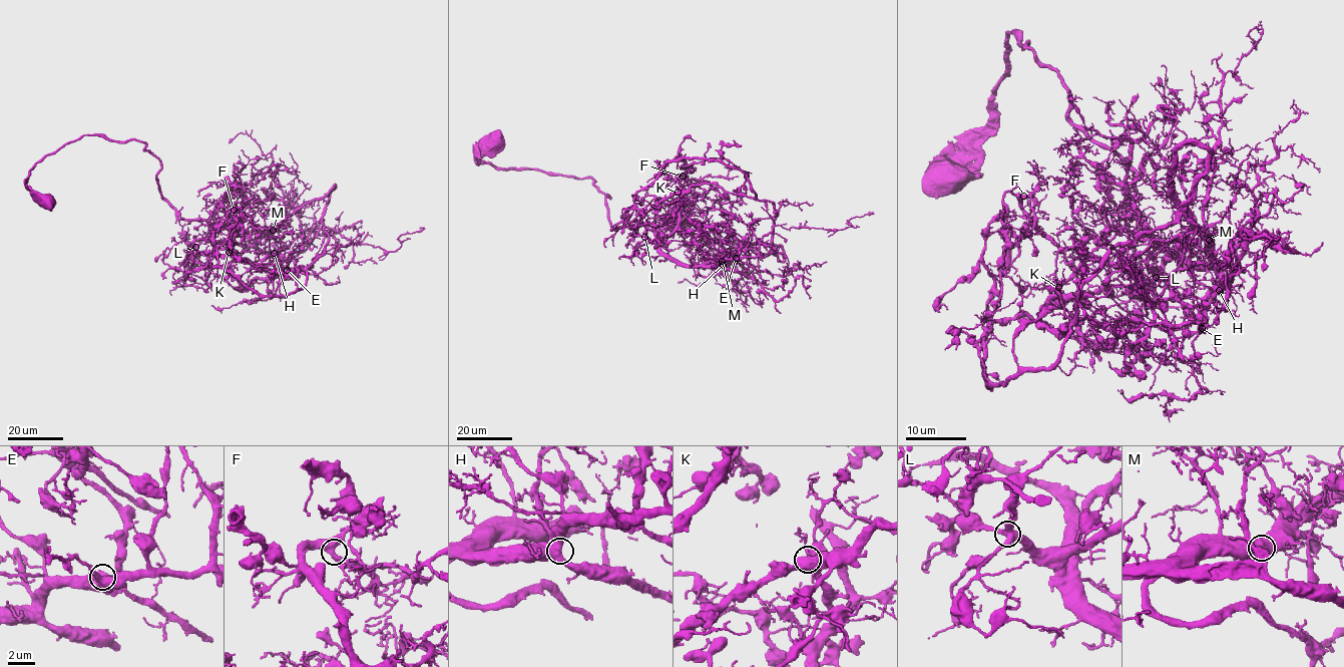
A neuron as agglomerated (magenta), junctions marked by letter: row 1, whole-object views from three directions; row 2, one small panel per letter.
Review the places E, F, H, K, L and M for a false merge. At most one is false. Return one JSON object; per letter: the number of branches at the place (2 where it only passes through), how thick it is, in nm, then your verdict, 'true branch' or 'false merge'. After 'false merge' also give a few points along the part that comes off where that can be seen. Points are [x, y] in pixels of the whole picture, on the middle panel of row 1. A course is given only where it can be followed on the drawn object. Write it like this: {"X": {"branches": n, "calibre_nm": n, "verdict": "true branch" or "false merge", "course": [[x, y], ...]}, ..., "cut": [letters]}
{"E": {"branches": 3, "calibre_nm": 400, "verdict": "true branch"}, "F": {"branches": 3, "calibre_nm": 460, "verdict": "true branch"}, "H": {"branches": 3, "calibre_nm": 550, "verdict": "true branch"}, "K": {"branches": 2, "calibre_nm": 550, "verdict": "true branch"}, "L": {"branches": 4, "calibre_nm": 480, "verdict": "true branch"}, "M": {"branches": 3, "calibre_nm": 850, "verdict": "true branch"}, "cut": []}

